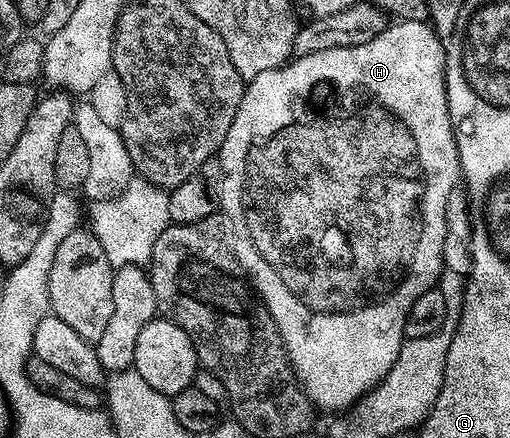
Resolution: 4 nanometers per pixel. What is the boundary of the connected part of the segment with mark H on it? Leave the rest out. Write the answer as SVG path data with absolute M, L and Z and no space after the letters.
M396 20L394 23L388 24L387 28L381 31L381 35L377 35L377 39L369 39L369 43L361 43L357 47L333 47L329 51L317 51L313 55L295 57L277 69L261 71L261 75L250 78L246 82L241 107L237 107L237 115L233 119L233 127L229 127L229 135L225 135L223 148L217 154L217 162L219 161L220 165L218 168L221 170L221 213L225 218L226 228L229 230L229 244L255 292L259 294L263 304L267 306L269 315L275 320L275 326L283 340L283 346L287 352L287 358L291 361L295 377L299 380L299 385L316 410L323 412L324 409L327 413L335 413L338 409L350 410L355 402L379 385L381 379L385 379L385 375L389 375L389 367L393 367L393 363L397 363L397 355L405 340L403 332L405 331L405 319L409 315L409 307L413 307L413 303L417 303L417 299L421 295L425 295L425 291L436 288L439 274L445 268L443 263L445 203L449 203L449 191L453 191L461 181L457 143L454 132L452 132L453 126L447 102L447 79L446 76L441 75L441 71L446 70L446 67L447 50L441 44L441 38L435 34L434 28L427 21Z

